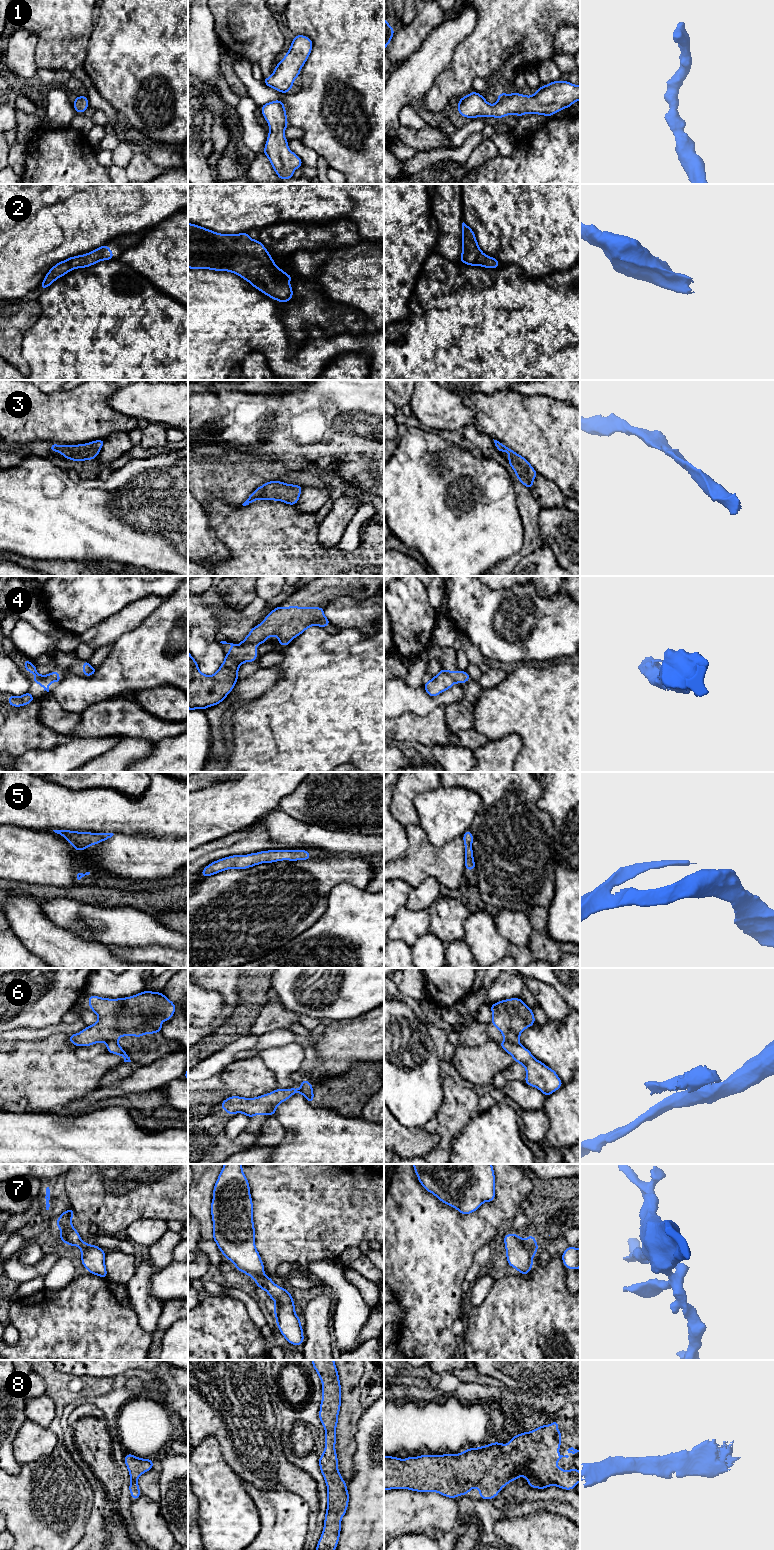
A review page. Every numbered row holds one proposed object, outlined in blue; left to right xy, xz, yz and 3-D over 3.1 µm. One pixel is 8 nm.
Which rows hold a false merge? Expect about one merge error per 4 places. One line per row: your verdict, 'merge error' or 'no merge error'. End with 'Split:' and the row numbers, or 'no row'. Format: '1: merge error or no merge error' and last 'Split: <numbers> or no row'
1: no merge error
2: no merge error
3: no merge error
4: no merge error
5: no merge error
6: merge error
7: no merge error
8: no merge error
Split: 6

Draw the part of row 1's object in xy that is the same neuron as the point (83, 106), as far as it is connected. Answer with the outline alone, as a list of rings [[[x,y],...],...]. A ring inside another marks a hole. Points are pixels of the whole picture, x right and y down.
[[[77,96],[73,102],[73,107],[77,113],[84,113],[89,107],[87,96]]]

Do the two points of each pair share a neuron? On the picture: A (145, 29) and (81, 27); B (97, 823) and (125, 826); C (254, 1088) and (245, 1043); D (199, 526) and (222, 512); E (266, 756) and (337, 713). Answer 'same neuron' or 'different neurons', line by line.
A: different neurons
B: same neuron
C: different neurons
D: different neurons
E: same neuron

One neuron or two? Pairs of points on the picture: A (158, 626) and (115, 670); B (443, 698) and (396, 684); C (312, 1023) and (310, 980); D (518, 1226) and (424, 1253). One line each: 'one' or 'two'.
A: one
B: one
C: two
D: two

